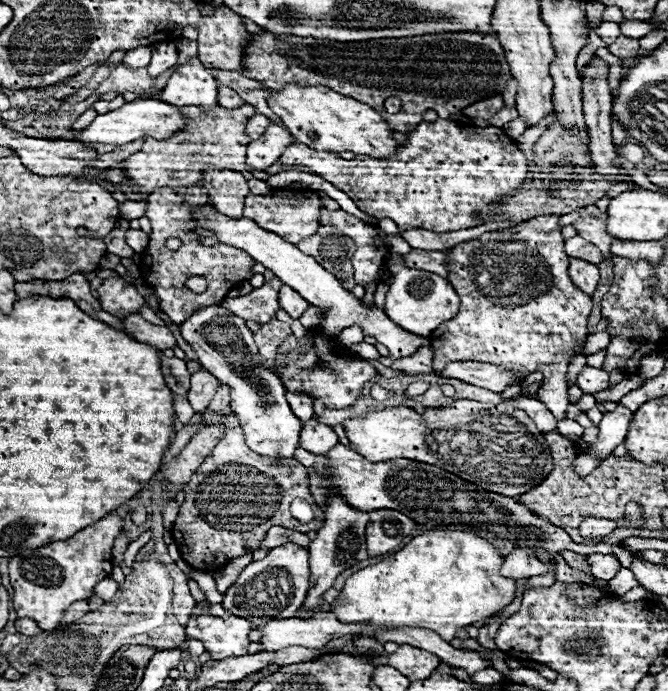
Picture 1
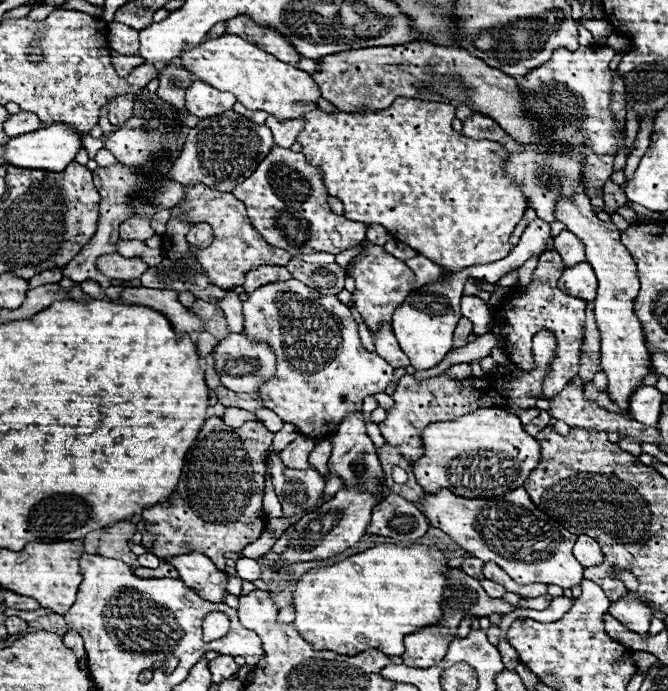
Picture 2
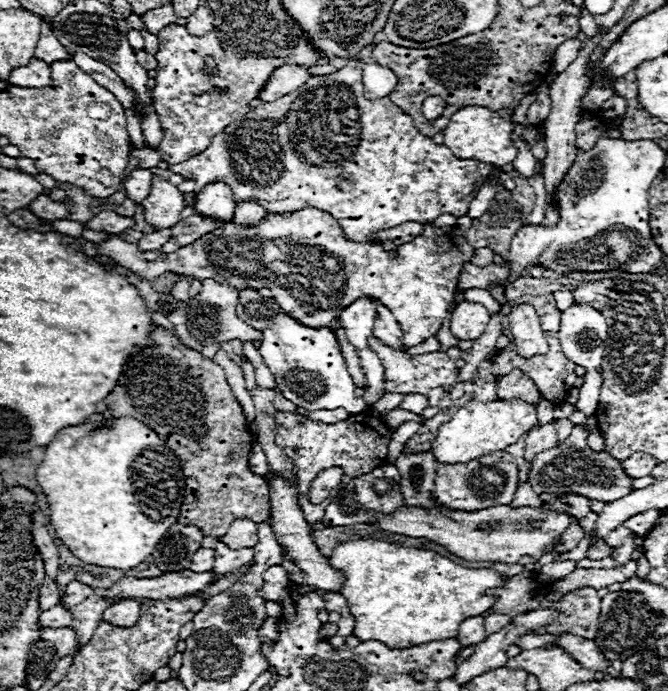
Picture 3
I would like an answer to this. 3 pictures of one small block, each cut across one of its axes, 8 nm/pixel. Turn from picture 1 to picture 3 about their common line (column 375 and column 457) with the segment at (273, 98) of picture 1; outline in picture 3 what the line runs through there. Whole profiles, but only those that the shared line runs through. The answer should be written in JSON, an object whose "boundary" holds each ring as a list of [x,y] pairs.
{"boundary":[[[464,106],[458,112],[454,112],[442,134],[444,134],[444,146],[448,146],[454,152],[454,156],[504,166],[510,164],[518,152],[510,140],[510,132],[512,122],[502,118],[498,112],[492,112],[484,106]]]}

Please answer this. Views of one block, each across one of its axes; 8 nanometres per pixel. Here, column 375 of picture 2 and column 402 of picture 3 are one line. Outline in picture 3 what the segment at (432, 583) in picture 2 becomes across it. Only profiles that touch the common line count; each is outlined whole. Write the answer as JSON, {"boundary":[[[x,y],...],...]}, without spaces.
{"boundary":[[[350,540],[340,542],[328,562],[334,570],[344,574],[344,584],[340,594],[348,602],[348,610],[354,616],[354,636],[364,640],[380,640],[390,648],[412,648],[434,640],[456,638],[458,624],[470,616],[480,616],[488,608],[492,608],[494,598],[482,594],[486,588],[502,586],[504,576],[496,574],[494,570],[486,568],[464,568],[454,564],[452,560],[432,552],[432,550],[418,550],[418,548],[404,548],[398,544],[388,544],[382,540]]]}

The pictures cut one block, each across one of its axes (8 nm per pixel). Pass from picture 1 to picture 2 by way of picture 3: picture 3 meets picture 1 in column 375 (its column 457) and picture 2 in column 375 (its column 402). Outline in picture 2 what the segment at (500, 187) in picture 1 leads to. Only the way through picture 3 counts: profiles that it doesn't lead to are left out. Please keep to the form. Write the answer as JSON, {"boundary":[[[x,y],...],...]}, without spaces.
{"boundary":[[[396,98],[394,104],[386,110],[376,110],[376,112],[364,112],[364,114],[346,114],[346,112],[334,112],[326,114],[322,110],[314,110],[308,114],[304,130],[298,134],[298,142],[302,144],[302,154],[312,166],[318,166],[322,170],[322,180],[328,188],[328,192],[336,198],[342,200],[344,204],[344,216],[352,222],[364,222],[364,224],[382,224],[398,242],[408,244],[410,248],[418,250],[426,258],[434,260],[436,264],[458,272],[468,266],[476,264],[490,264],[498,262],[504,256],[508,256],[514,250],[514,244],[510,244],[510,234],[514,232],[516,224],[520,222],[524,210],[528,208],[526,198],[518,184],[504,172],[506,160],[510,158],[510,152],[500,144],[492,140],[474,140],[466,138],[460,132],[452,130],[452,120],[454,120],[454,106],[446,102],[424,102],[424,100],[412,100],[412,98]]]}

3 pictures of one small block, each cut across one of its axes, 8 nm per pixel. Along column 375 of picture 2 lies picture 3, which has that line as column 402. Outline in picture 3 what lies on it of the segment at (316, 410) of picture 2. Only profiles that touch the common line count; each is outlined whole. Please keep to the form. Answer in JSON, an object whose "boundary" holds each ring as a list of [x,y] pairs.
{"boundary":[[[370,336],[370,350],[374,350],[382,362],[382,368],[386,372],[386,392],[398,392],[398,394],[424,394],[428,396],[428,406],[420,412],[422,422],[430,420],[434,414],[438,414],[438,404],[444,398],[444,394],[456,384],[456,378],[460,374],[460,370],[456,368],[456,362],[448,358],[446,352],[438,350],[438,352],[426,352],[426,354],[418,354],[418,356],[410,356],[398,350],[392,350],[390,346],[386,346],[384,342],[380,342],[376,336]]]}

